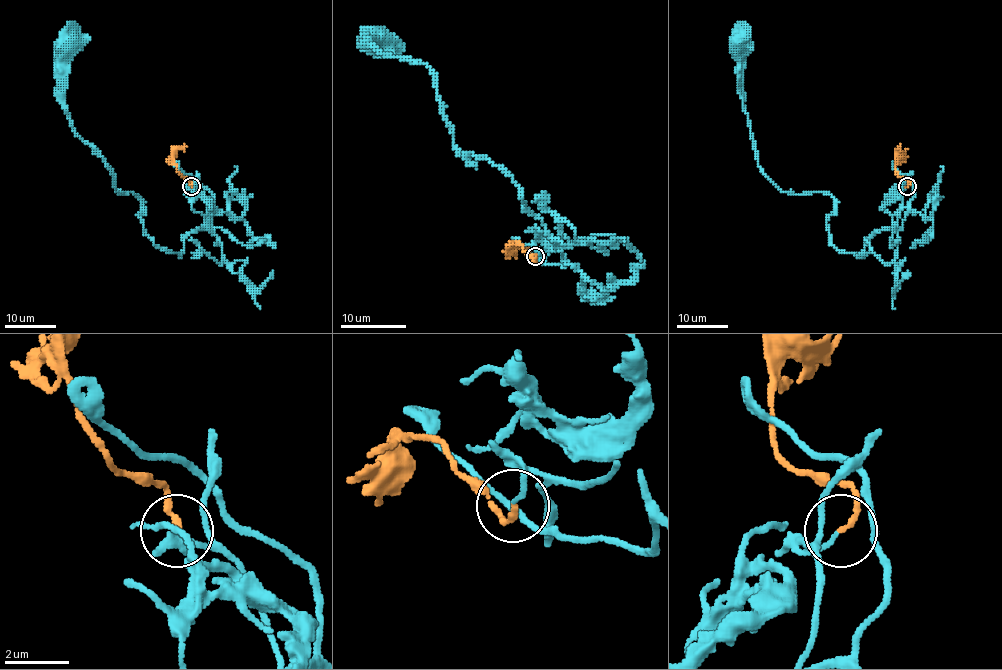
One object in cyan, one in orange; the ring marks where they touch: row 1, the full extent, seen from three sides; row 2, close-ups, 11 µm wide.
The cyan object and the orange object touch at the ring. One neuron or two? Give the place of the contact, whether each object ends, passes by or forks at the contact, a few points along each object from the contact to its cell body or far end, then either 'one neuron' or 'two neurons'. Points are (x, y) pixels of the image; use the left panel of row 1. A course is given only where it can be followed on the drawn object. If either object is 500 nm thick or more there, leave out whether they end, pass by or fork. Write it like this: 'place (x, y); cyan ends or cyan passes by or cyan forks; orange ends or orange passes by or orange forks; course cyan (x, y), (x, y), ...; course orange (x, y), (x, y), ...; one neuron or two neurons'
place (191, 186); cyan ends; orange ends; course cyan (191, 186), (207, 206), (181, 256), (154, 243), (143, 201), (116, 190), (72, 125), (64, 47); course orange (191, 186), (191, 182), (179, 173), (173, 158), (177, 151), (186, 147); one neuron

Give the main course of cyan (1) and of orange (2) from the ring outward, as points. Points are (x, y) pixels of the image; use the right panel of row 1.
1: (906, 186), (892, 225), (861, 256), (836, 248), (836, 201), (780, 190), (757, 162), (736, 47)
2: (907, 186), (909, 182), (897, 173), (895, 158), (901, 147)

